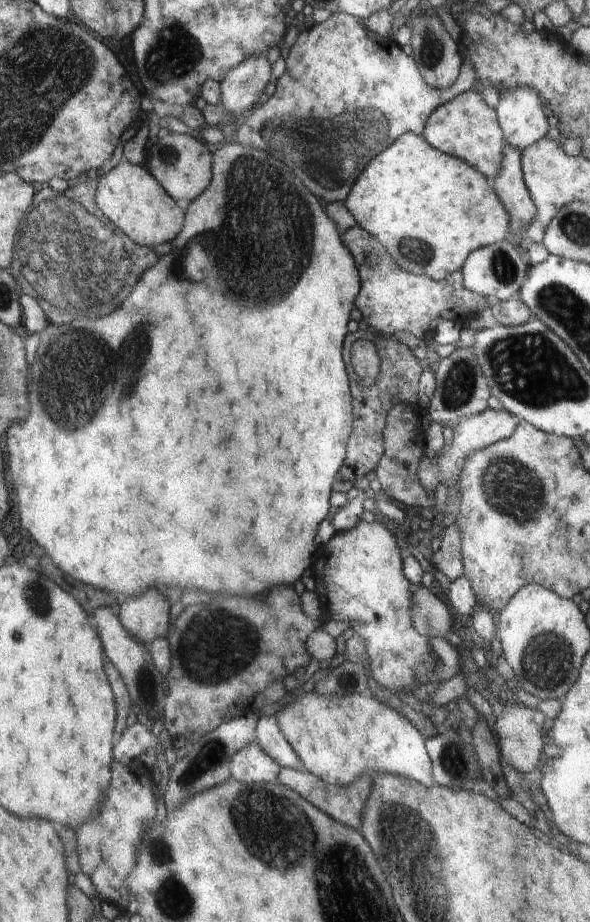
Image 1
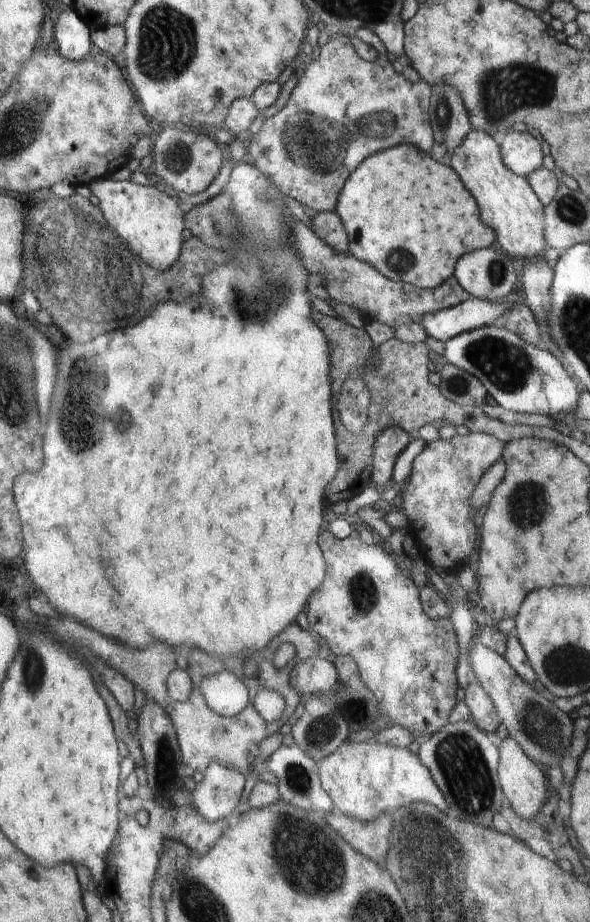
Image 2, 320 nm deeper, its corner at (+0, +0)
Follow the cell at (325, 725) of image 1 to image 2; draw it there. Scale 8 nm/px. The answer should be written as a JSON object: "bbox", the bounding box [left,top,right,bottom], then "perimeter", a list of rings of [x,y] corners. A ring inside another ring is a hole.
{"bbox":[317,740,448,823],"perimeter":[[[373,740],[353,745],[344,742],[329,757],[322,759],[317,765],[322,788],[331,798],[335,810],[343,815],[355,818],[361,823],[378,820],[384,813],[391,813],[416,801],[434,805],[436,808],[440,808],[442,812],[448,810],[446,799],[434,782],[430,771],[420,762],[417,755],[407,748],[391,747],[384,743],[375,743]]]}

